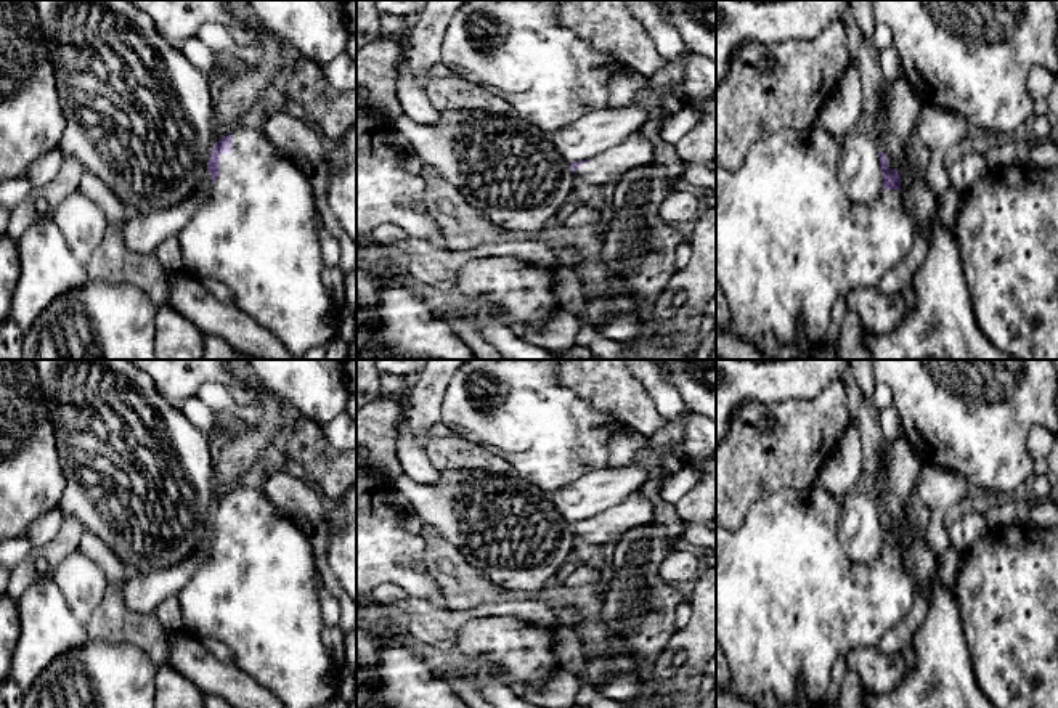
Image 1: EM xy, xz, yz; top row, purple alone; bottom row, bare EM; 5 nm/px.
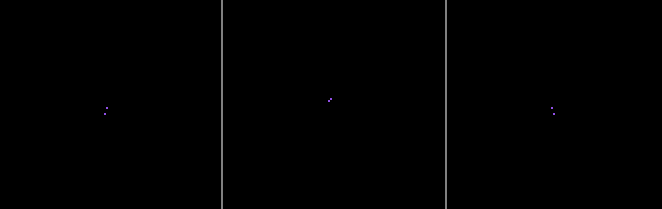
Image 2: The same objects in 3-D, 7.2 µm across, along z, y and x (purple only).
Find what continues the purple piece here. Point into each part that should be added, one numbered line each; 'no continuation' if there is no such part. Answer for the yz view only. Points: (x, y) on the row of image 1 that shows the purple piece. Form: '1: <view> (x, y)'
1: yz (789, 241)

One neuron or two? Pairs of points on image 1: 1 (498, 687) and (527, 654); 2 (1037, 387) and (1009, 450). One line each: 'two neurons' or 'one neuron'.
1: two neurons
2: one neuron

